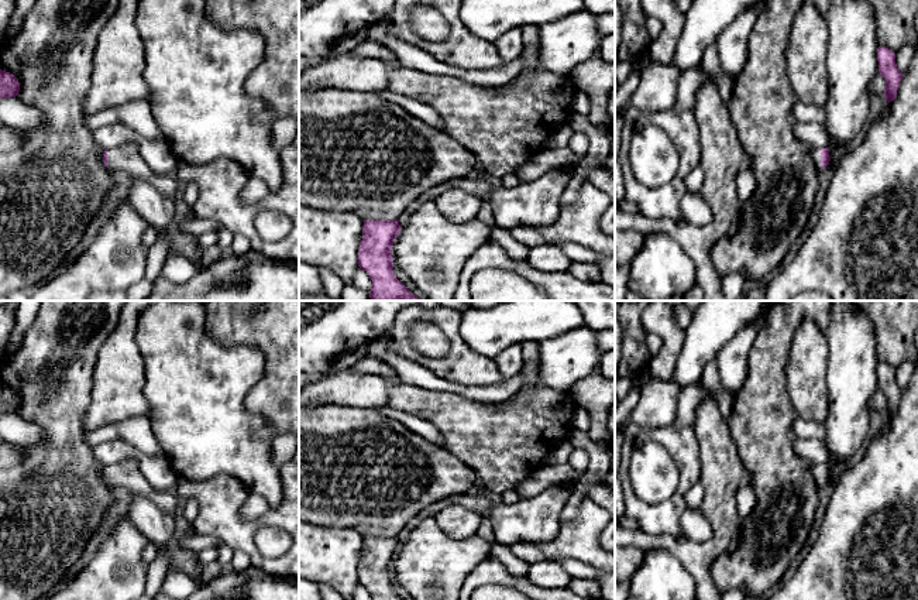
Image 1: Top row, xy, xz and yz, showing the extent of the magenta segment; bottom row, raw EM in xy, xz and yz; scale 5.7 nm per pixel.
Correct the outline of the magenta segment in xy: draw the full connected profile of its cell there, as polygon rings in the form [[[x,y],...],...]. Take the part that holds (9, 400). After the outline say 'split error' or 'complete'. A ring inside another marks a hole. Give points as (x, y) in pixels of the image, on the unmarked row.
[[[0,385],[0,415],[16,414],[18,408],[18,395],[13,390]]]; complete

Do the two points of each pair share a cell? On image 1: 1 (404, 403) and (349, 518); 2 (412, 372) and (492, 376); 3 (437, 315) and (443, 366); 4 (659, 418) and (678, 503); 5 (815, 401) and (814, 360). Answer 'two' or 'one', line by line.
1: two
2: two
3: one
4: two
5: one

